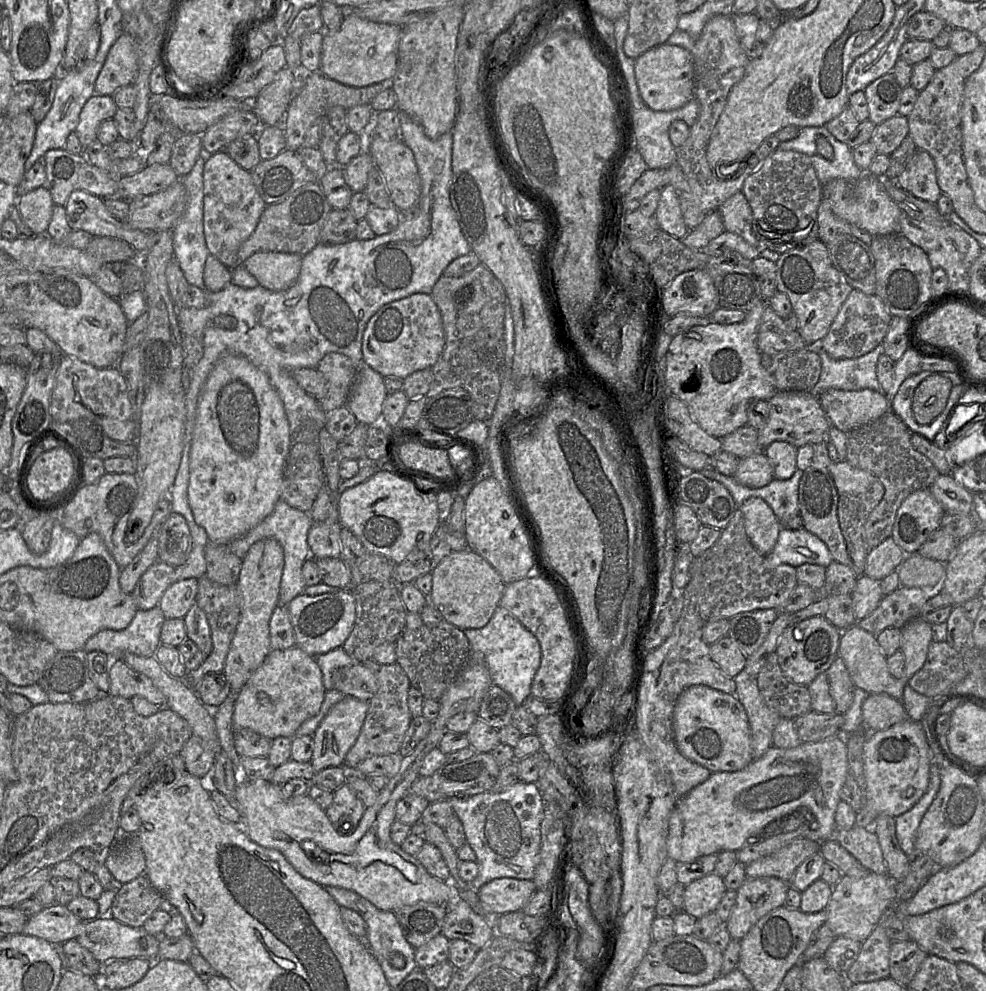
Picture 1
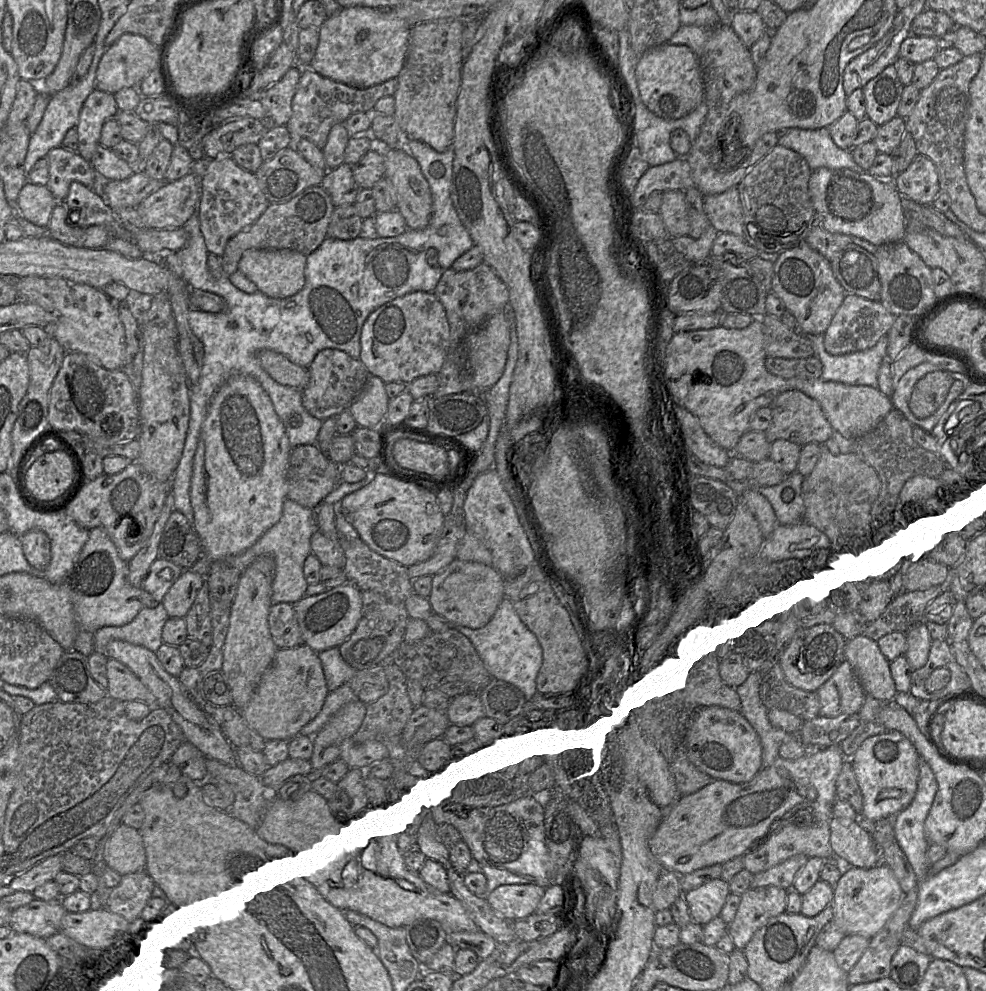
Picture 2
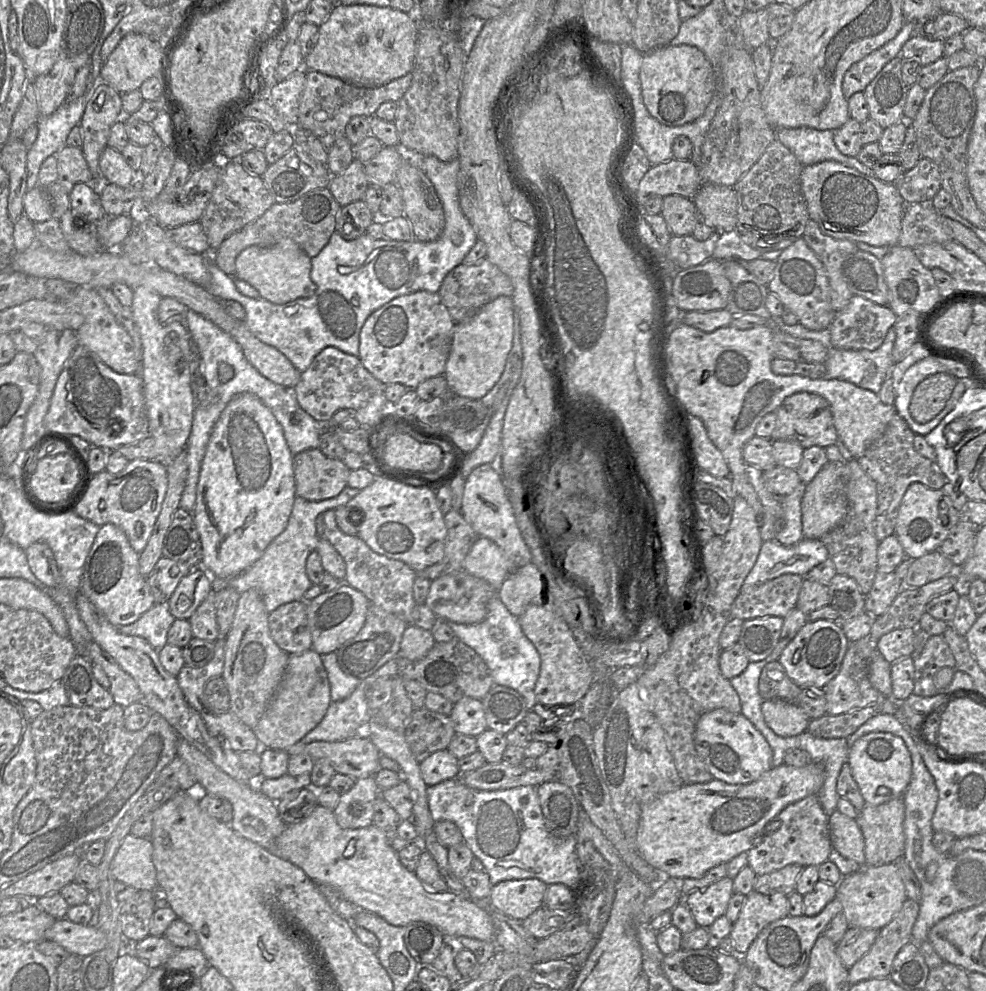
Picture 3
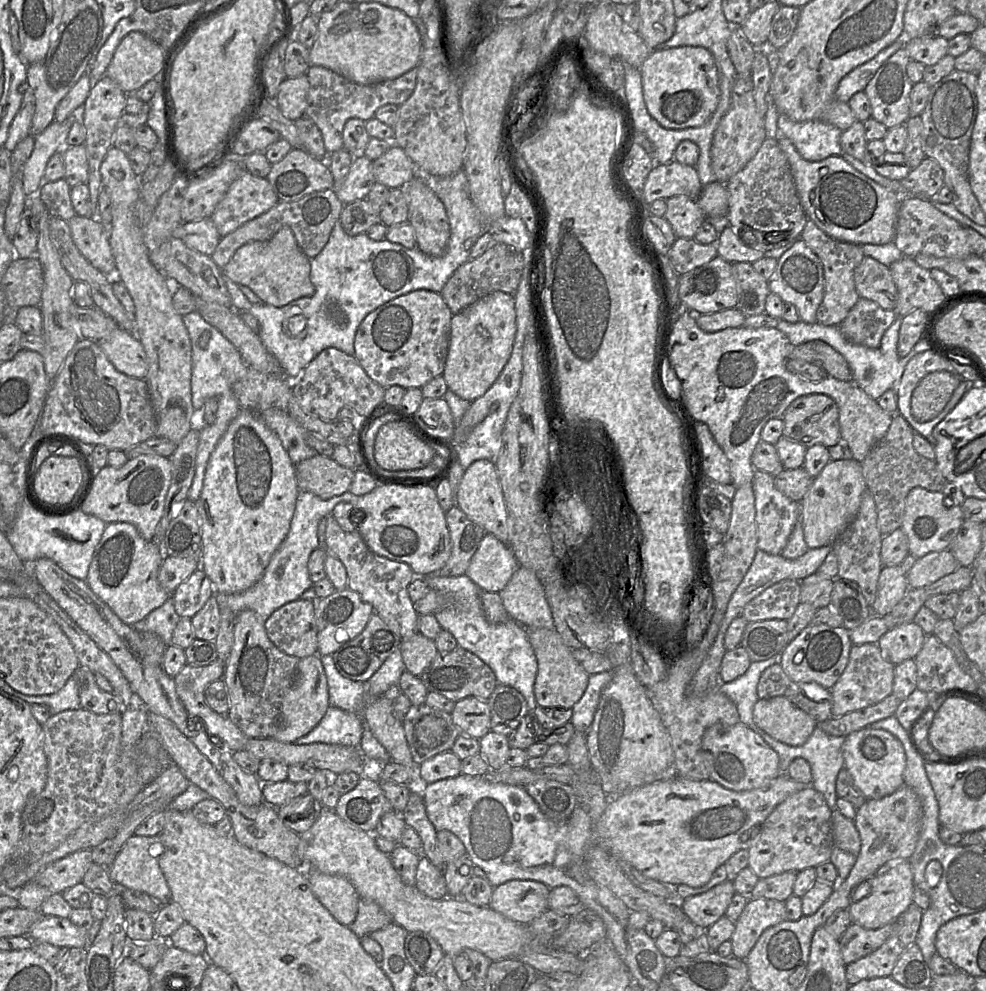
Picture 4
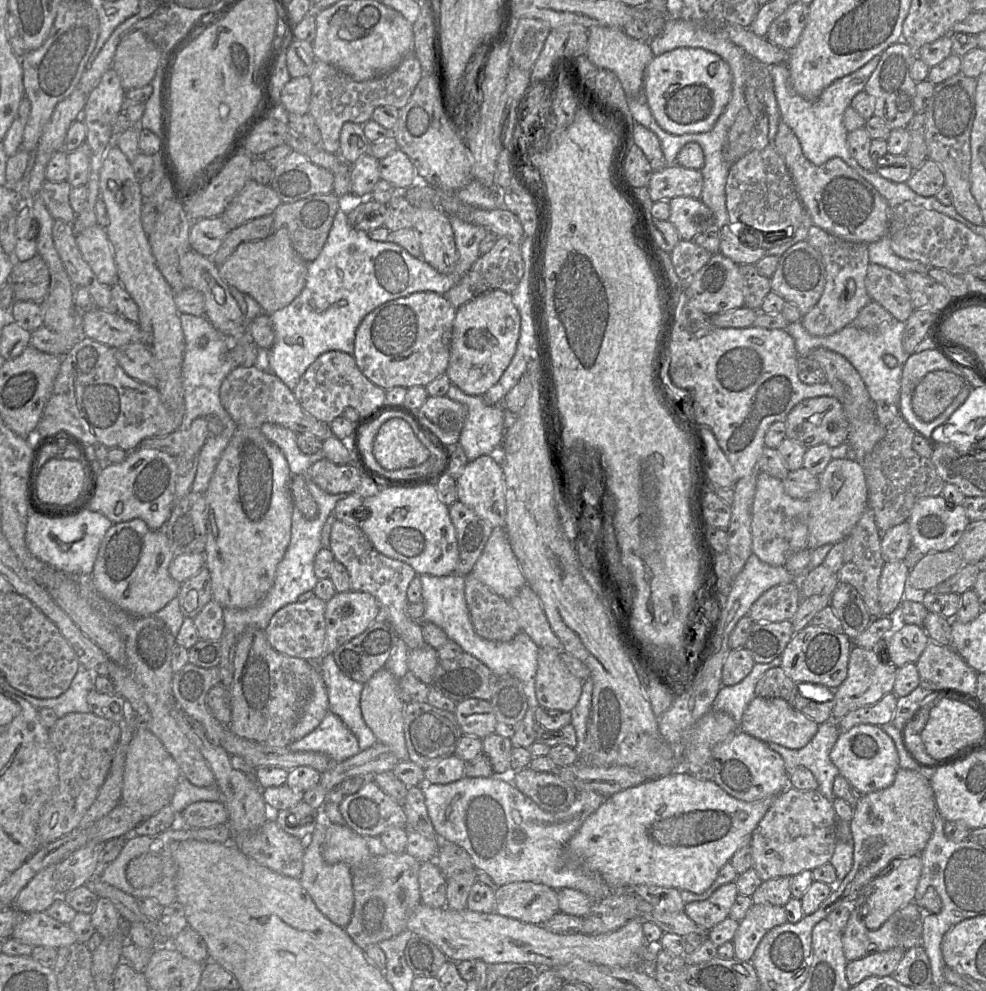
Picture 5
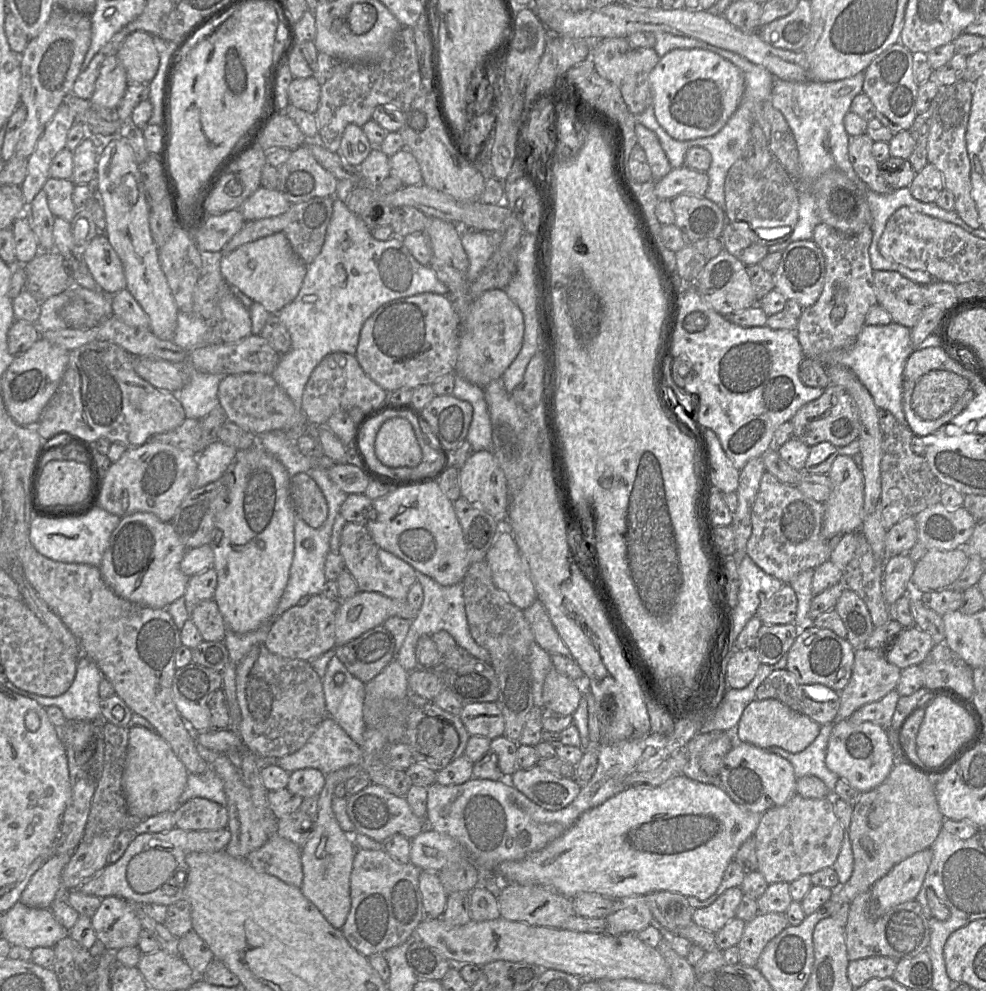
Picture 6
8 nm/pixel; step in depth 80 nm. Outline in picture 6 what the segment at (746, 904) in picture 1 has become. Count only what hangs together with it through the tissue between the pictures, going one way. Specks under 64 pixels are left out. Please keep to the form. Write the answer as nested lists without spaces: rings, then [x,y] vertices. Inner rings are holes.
[[[758,913],[746,923],[742,937],[737,944],[739,963],[756,966],[767,943],[789,925],[785,913]]]

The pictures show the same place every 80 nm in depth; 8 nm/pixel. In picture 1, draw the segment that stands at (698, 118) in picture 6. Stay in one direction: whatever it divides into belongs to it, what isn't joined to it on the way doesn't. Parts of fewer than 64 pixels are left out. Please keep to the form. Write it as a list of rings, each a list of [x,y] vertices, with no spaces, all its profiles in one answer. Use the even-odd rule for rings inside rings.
[[[663,43],[641,54],[635,61],[635,77],[641,98],[654,111],[671,111],[694,98],[694,65],[687,49]]]

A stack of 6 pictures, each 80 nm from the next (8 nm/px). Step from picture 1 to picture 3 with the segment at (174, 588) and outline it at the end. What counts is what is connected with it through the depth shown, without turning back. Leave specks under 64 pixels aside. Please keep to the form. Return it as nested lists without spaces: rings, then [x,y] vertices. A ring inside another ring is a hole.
[[[201,566],[184,576],[168,599],[171,614],[188,620],[212,589],[212,576]]]

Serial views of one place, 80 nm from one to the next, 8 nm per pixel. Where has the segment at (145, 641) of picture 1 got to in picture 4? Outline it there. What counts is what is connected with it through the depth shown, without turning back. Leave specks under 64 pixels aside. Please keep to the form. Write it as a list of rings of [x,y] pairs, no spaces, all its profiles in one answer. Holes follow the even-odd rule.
[[[171,597],[160,607],[149,613],[143,620],[132,625],[138,632],[148,631],[158,635],[166,644],[172,644],[174,629],[180,620]]]

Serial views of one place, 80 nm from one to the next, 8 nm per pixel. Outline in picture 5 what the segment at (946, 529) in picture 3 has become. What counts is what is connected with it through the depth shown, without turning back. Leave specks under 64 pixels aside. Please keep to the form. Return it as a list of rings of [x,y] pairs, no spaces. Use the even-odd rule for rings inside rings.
[[[942,495],[920,498],[906,521],[910,526],[912,546],[924,555],[953,549],[970,522],[962,504],[950,505]]]

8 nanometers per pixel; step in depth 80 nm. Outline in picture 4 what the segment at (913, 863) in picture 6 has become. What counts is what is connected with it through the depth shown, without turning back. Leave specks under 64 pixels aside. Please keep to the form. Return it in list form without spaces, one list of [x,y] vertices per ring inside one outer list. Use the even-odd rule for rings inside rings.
[[[906,859],[890,860],[867,878],[870,893],[857,902],[850,903],[848,912],[851,922],[866,929],[878,929],[893,922],[913,902],[913,873]]]

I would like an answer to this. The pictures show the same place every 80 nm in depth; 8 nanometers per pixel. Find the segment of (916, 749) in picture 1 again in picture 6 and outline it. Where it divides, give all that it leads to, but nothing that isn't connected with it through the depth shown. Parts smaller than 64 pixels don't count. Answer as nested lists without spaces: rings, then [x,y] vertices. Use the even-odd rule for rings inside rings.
[[[850,719],[833,721],[826,766],[860,792],[867,792],[880,785],[895,764],[895,755],[889,742],[887,730],[870,721],[854,723]]]

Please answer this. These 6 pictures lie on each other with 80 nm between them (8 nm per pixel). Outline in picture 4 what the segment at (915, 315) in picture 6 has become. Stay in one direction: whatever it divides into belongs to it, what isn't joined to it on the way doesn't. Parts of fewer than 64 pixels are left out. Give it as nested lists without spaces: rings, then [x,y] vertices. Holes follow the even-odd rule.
[[[864,256],[854,269],[854,284],[859,298],[872,300],[885,310],[894,310],[898,291],[889,267]]]

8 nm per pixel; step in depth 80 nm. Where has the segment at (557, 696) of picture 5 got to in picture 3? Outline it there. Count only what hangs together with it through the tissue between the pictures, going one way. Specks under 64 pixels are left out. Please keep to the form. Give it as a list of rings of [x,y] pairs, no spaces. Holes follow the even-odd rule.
[[[529,605],[518,620],[523,633],[540,656],[540,671],[534,688],[537,703],[545,706],[575,704],[590,688],[594,679],[594,666],[566,621],[554,608],[540,605]]]

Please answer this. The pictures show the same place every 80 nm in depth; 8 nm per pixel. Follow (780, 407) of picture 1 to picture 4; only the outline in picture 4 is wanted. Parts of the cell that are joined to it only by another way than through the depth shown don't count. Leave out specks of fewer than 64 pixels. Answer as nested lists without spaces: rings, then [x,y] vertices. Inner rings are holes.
[[[807,394],[796,398],[782,416],[783,437],[797,442],[805,448],[814,445],[831,447],[842,443],[839,425],[839,412],[835,401],[825,394]]]

